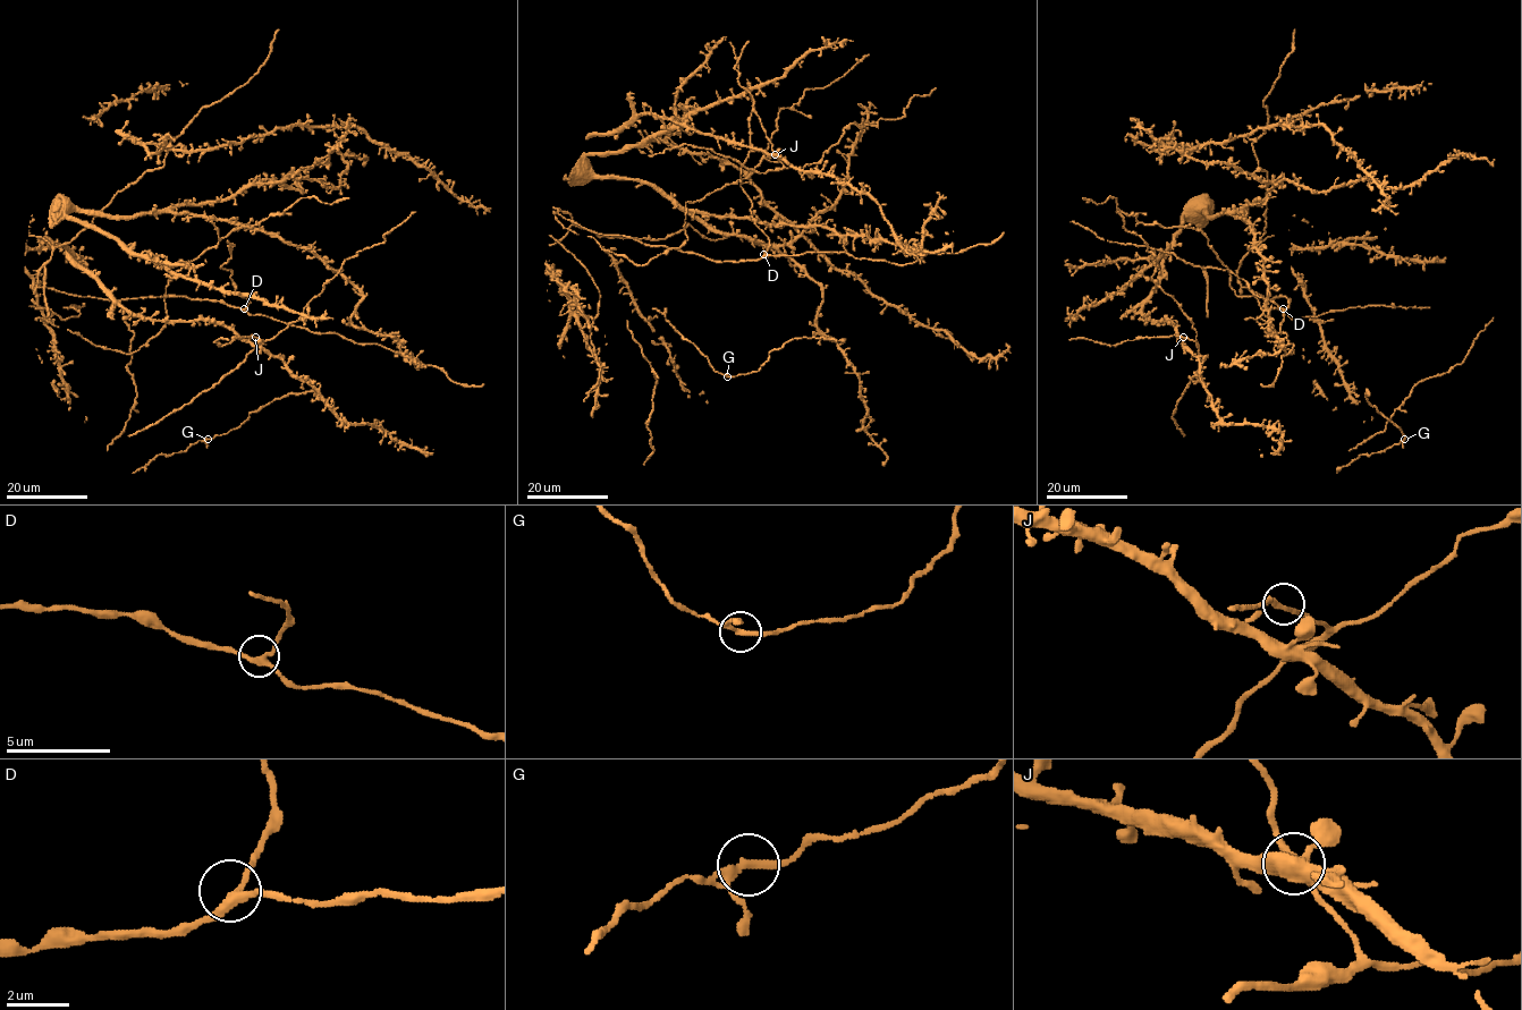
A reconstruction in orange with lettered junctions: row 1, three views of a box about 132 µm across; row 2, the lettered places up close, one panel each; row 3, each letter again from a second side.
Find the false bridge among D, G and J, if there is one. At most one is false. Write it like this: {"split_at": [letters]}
{"split_at": []}

